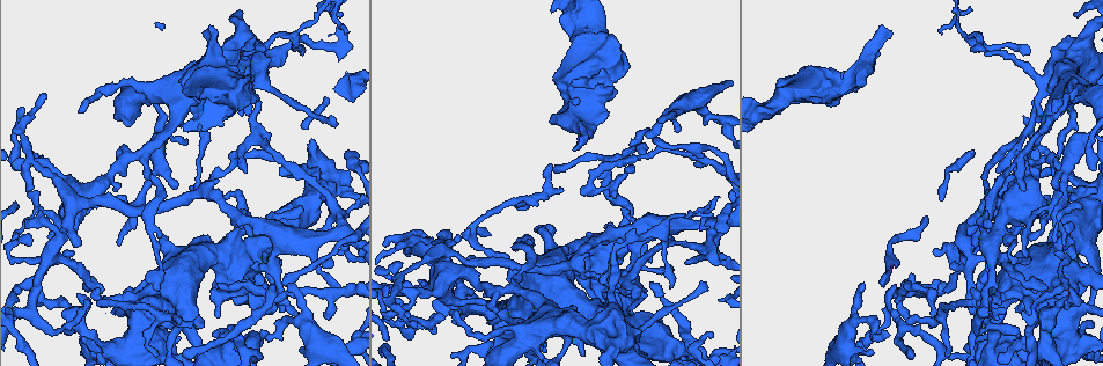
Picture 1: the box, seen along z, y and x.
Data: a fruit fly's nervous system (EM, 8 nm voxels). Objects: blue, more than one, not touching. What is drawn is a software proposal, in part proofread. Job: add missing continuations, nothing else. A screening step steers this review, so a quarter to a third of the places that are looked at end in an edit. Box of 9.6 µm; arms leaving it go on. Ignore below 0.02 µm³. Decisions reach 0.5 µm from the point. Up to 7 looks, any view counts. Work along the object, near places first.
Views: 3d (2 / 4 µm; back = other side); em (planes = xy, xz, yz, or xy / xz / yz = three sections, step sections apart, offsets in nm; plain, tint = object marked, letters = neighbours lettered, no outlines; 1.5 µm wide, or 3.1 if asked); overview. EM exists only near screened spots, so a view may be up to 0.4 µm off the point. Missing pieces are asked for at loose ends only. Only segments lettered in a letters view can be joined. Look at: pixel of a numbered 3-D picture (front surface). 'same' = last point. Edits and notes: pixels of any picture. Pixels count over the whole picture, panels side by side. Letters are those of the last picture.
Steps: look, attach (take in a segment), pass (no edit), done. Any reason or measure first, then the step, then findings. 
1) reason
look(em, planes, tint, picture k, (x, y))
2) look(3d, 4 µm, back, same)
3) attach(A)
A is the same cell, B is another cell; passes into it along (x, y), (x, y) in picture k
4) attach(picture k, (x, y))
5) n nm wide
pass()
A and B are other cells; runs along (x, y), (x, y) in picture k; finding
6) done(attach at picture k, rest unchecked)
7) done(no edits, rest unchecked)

free end
look(em, planes, plain, picture 1, (573, 148))

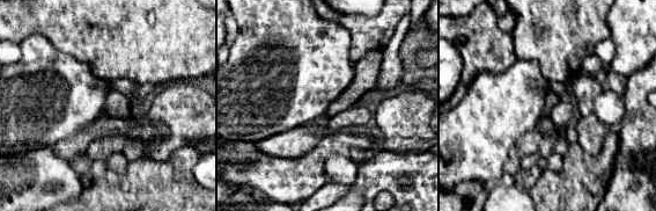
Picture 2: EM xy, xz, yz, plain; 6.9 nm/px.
see the neighbours
look(em, planes, letters, same)

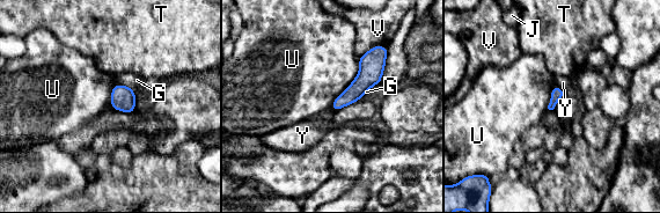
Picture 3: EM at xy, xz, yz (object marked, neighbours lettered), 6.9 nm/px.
pass()
G, J, T, U, V and Y are other cells; runs along (376, 50), (371, 73), (335, 107) in picture 3; none of them fits

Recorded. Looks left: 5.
branch stops here
look(em, yz, step 8, letters, picture 1, (29, 190))

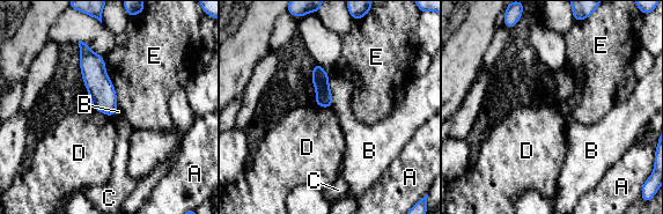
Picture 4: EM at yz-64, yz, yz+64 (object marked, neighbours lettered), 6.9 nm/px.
cut it another way
look(em, planes, letters, same)

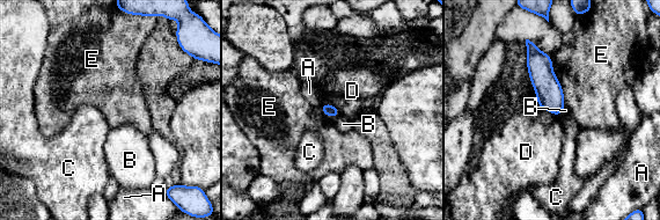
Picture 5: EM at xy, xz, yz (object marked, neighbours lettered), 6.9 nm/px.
pass()
A, B, C, D and E are other cells; runs along (529, 45), (558, 111) in picture 5; none of them fits

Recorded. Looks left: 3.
look(3d, 2 µm, picture 1, (78, 294))

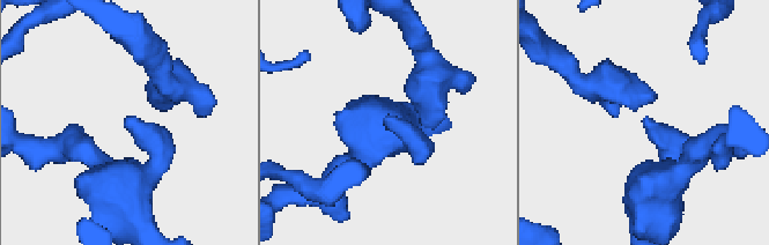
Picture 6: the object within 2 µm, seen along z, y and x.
need the tissue
look(em, xy, step 8, letters, picture 6, (130, 116))

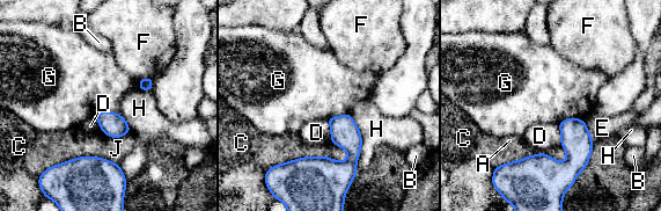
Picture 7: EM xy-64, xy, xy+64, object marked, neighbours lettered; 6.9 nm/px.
pass()
A, B, C, D, E, F, G, H and J are other cells; border along (582, 118), (564, 118), (558, 124) in picture 7; no lettered segment goes on from it

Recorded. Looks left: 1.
done(no edits, rest unchecked)

